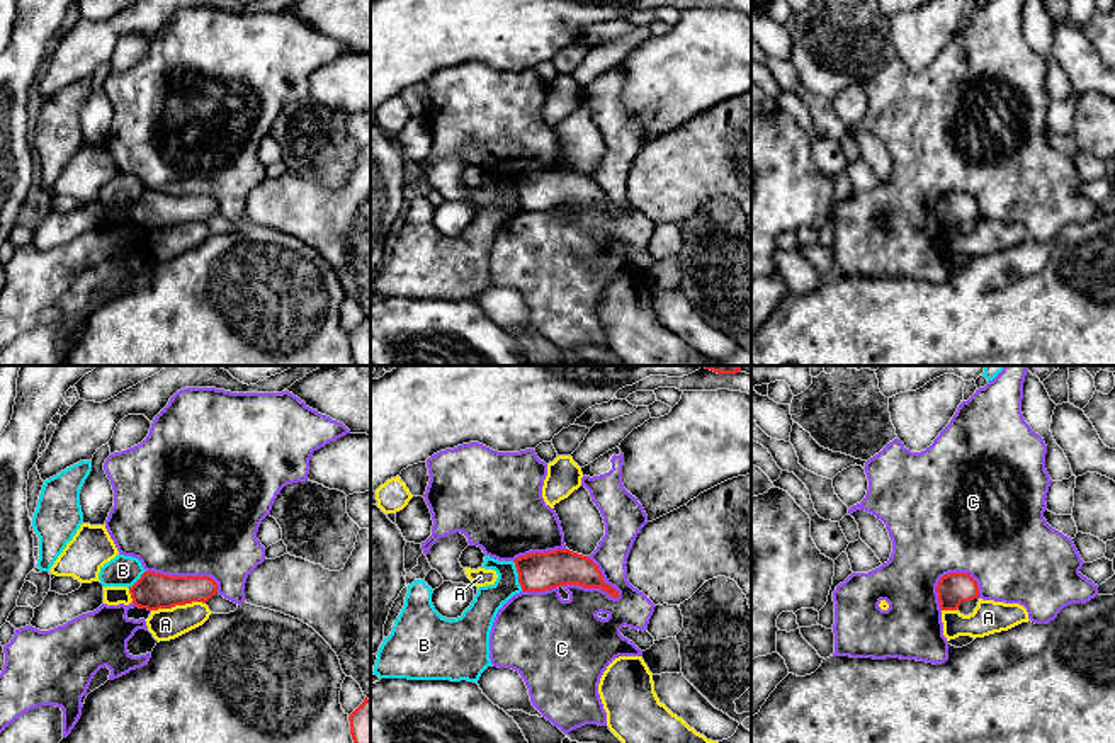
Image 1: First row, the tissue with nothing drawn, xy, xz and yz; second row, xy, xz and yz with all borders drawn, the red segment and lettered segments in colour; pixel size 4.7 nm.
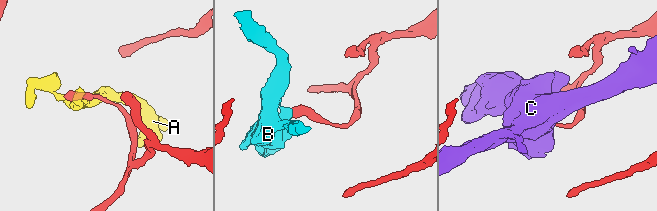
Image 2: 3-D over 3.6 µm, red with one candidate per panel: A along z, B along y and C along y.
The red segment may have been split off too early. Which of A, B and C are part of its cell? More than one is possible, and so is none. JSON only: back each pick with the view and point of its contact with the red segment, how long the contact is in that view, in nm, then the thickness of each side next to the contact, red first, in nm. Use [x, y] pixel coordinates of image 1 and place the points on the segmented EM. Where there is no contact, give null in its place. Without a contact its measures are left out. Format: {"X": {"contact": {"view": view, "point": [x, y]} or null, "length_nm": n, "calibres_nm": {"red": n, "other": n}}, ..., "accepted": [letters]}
{"accepted": []}

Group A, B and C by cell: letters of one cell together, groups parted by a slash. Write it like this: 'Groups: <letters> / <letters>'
Groups: A / B / C

